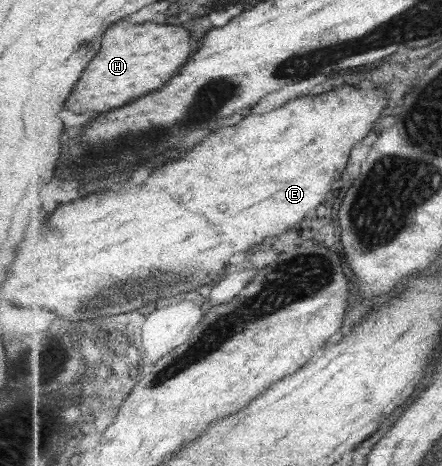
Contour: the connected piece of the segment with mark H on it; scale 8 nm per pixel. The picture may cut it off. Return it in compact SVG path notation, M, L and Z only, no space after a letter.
M119 21L103 37L103 51L99 51L95 63L87 67L66 107L77 114L87 111L109 112L125 107L143 95L163 89L175 75L179 75L199 47L201 41L197 41L185 27L179 25L157 25L153 22L131 25Z

